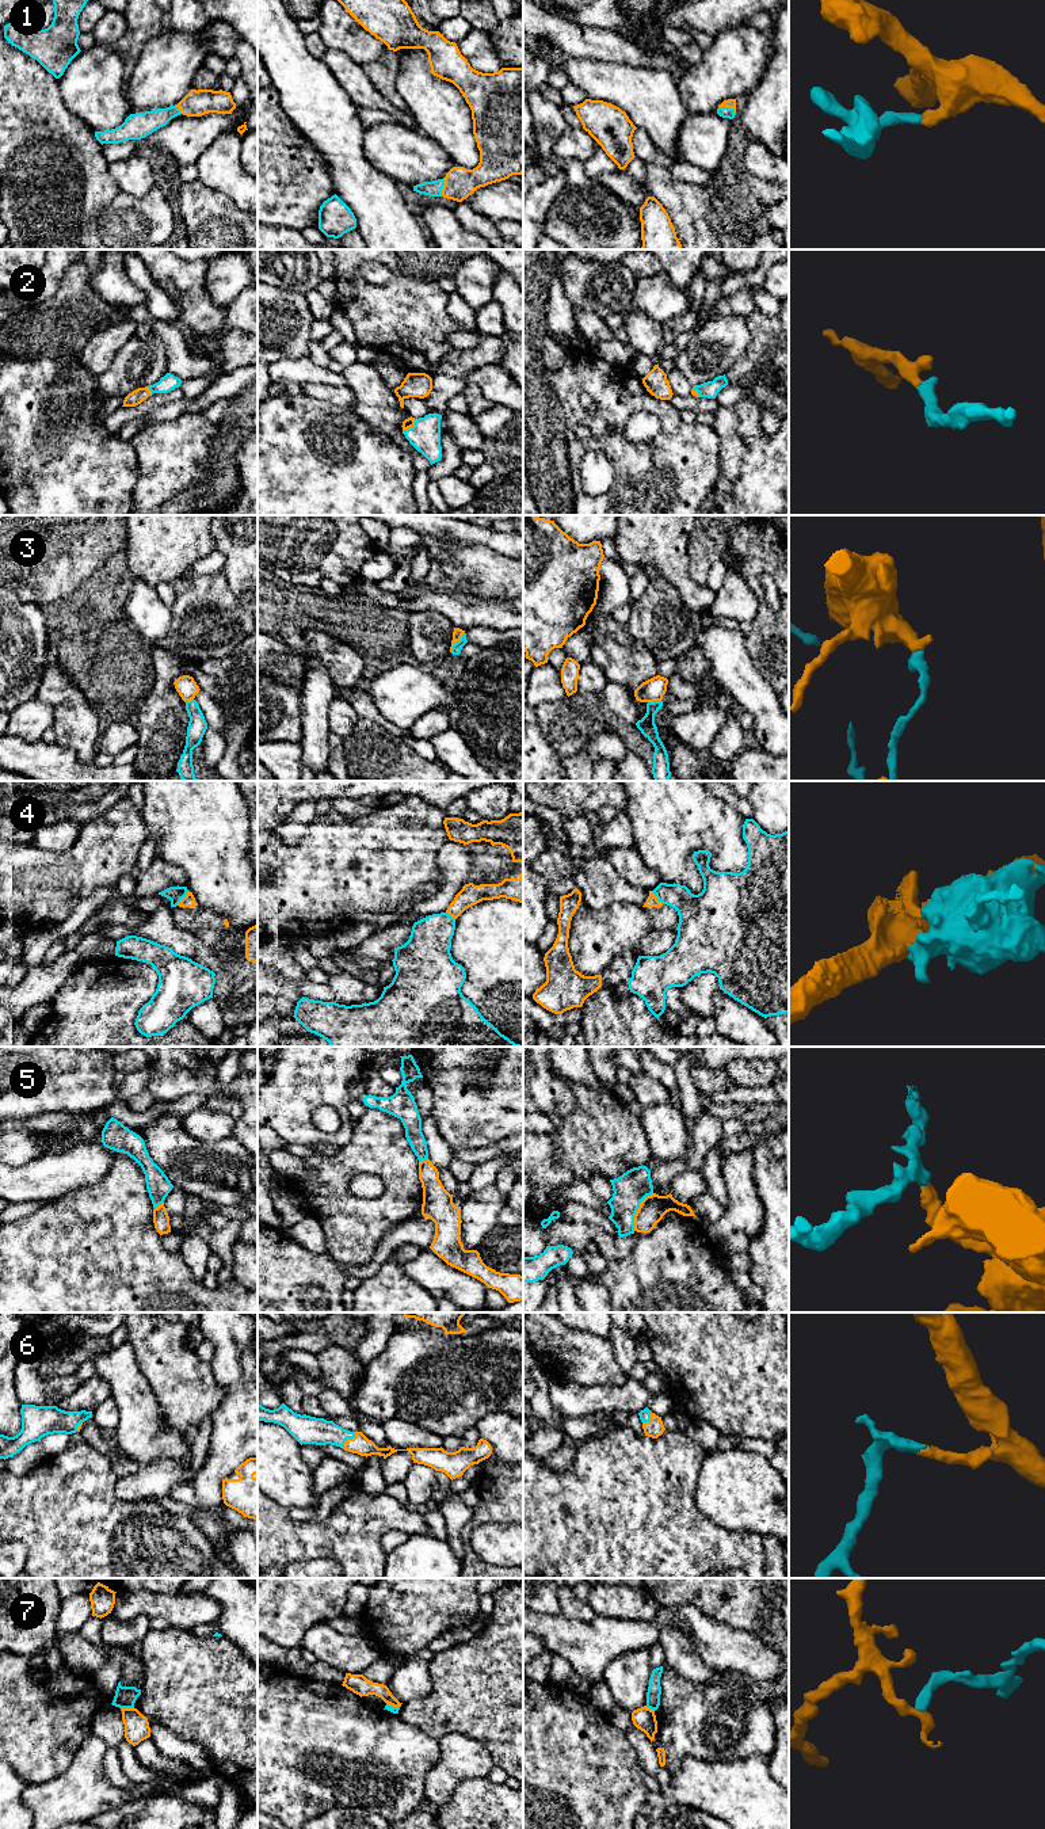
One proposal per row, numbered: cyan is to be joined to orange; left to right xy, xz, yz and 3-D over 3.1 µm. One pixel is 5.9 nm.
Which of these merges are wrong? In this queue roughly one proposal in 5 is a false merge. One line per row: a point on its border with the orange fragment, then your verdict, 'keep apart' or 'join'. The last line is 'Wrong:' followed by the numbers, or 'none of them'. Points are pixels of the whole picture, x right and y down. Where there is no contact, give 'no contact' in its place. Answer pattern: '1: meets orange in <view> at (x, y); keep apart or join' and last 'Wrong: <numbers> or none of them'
1: meets orange in yz at (728, 107); join
2: meets orange in xz at (411, 426); join
3: meets orange in xz at (457, 640); keep apart
4: meets orange in xy at (183, 898); keep apart
5: meets orange in yz at (637, 1210); join
6: meets orange in xz at (349, 1439); join
7: meets orange in xy at (126, 1709); keep apart
Wrong: 3, 4, 7

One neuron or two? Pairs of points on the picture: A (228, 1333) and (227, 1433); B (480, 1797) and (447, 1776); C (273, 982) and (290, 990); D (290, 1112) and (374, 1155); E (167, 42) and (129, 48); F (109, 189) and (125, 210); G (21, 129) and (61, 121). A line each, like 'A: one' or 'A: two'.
A: one
B: two
C: one
D: two
E: two
F: two
G: one

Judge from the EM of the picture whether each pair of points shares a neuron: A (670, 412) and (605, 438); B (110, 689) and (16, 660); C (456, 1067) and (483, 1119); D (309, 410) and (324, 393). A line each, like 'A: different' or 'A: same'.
A: same
B: different
C: same
D: different

